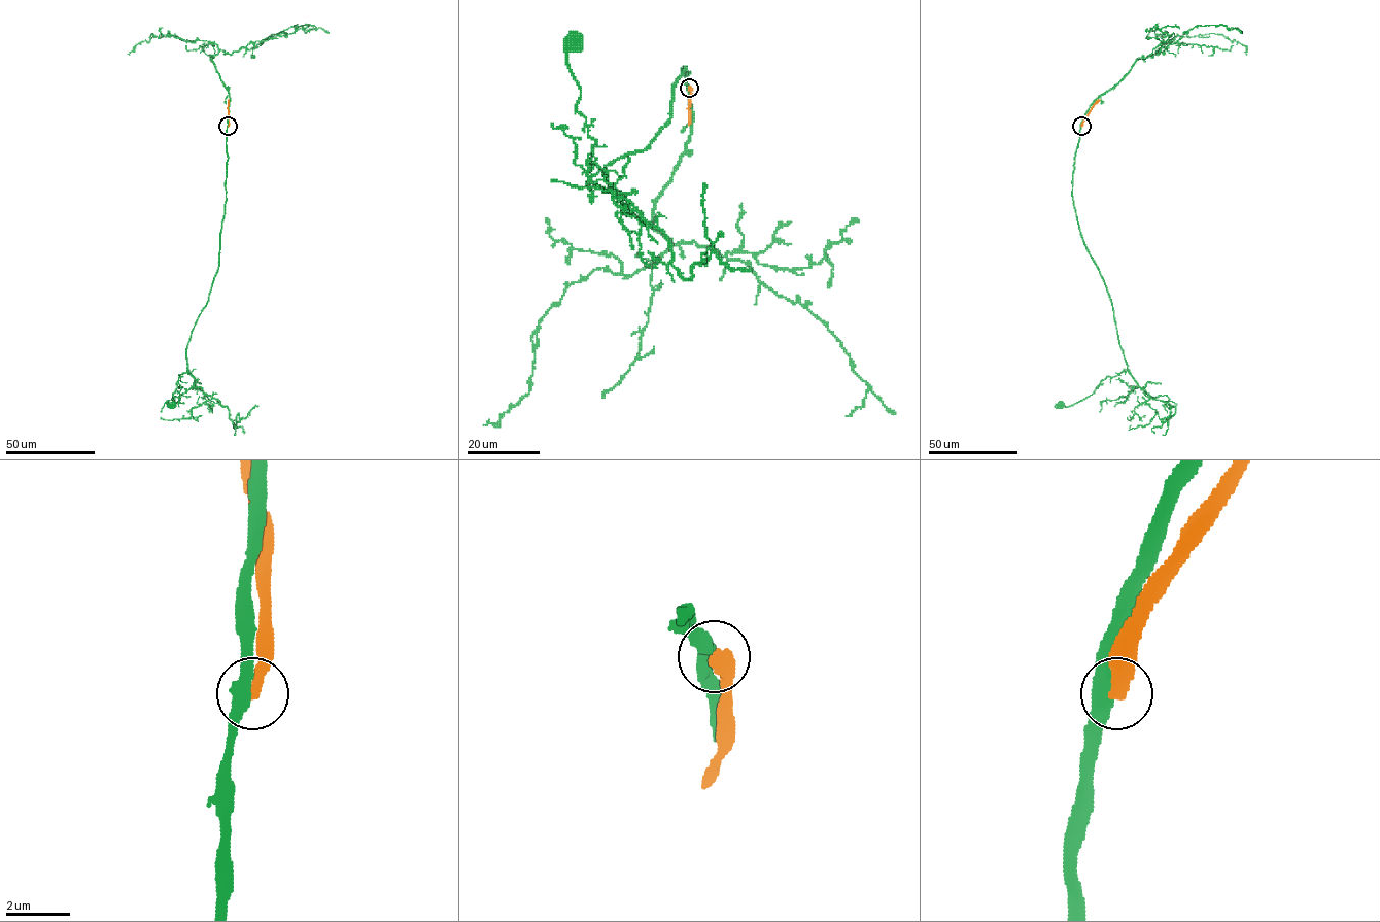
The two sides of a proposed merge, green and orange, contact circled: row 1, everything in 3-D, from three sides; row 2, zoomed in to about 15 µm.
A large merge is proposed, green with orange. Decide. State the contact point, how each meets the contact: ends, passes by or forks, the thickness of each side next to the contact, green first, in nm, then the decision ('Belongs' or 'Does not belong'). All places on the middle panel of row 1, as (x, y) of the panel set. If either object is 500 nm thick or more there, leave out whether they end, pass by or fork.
Place: (689, 88). At the ring green passes by. At the ring orange ends. Thickness 440 nm (green) against 360 nm. Does not belong

